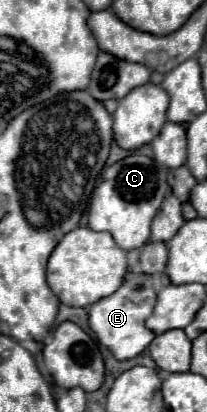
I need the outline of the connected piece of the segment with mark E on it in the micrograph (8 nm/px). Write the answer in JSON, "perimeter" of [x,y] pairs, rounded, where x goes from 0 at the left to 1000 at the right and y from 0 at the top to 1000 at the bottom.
{"perimeter":[[[614,660],[594,689],[536,718],[507,718],[430,743],[430,796],[459,806],[478,830],[536,850],[565,874],[652,869],[749,820],[749,811],[700,791],[700,777],[720,772],[720,757],[739,757],[739,738],[758,728],[739,684],[749,670]]]}

